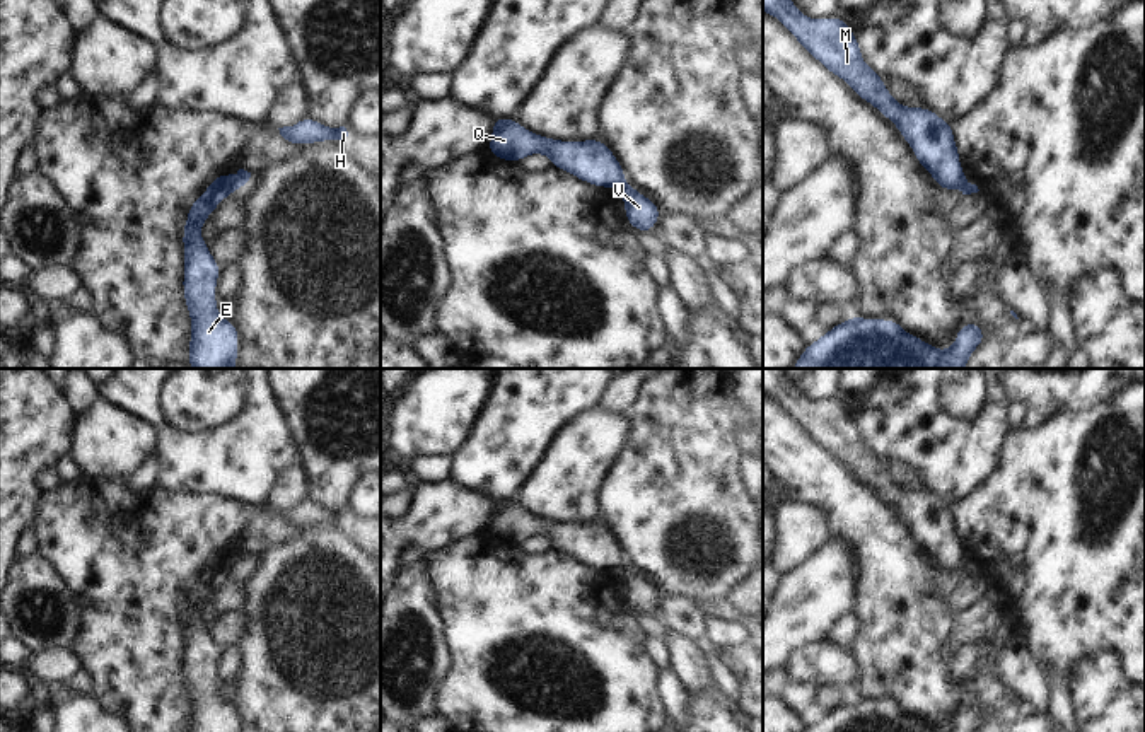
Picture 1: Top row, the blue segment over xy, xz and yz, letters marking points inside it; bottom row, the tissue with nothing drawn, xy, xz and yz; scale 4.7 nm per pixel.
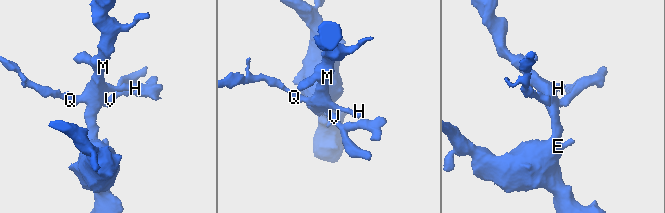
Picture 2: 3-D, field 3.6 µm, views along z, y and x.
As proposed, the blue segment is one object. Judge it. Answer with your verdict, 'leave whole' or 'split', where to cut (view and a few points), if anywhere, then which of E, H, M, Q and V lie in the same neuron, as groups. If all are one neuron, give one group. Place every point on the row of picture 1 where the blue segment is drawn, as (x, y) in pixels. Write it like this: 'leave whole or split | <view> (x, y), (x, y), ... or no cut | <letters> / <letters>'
split | xy (232, 174), (232, 188), (229, 191) | E H M Q / V

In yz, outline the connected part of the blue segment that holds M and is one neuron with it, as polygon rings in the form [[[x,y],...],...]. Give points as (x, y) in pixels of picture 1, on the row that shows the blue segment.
[[[763,0],[763,12],[775,15],[829,73],[843,78],[862,101],[894,123],[940,191],[962,191],[962,164],[952,125],[927,106],[901,106],[882,77],[863,61],[857,34],[846,20],[836,15],[814,20],[792,0]]]

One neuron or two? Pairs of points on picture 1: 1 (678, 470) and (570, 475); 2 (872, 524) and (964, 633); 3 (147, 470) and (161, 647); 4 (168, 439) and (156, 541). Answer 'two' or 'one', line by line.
1: two
2: two
3: two
4: two

